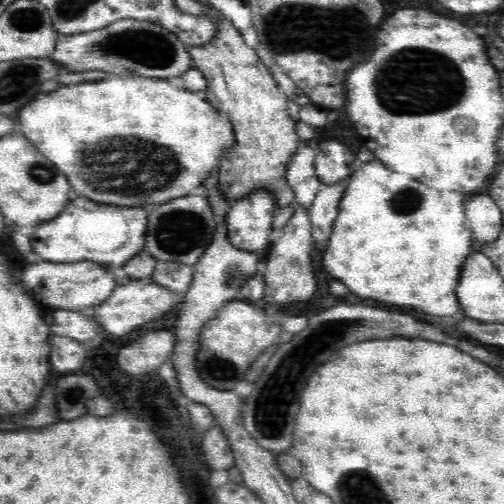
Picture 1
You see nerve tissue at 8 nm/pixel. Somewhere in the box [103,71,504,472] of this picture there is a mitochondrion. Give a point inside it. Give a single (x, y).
(274, 405)

